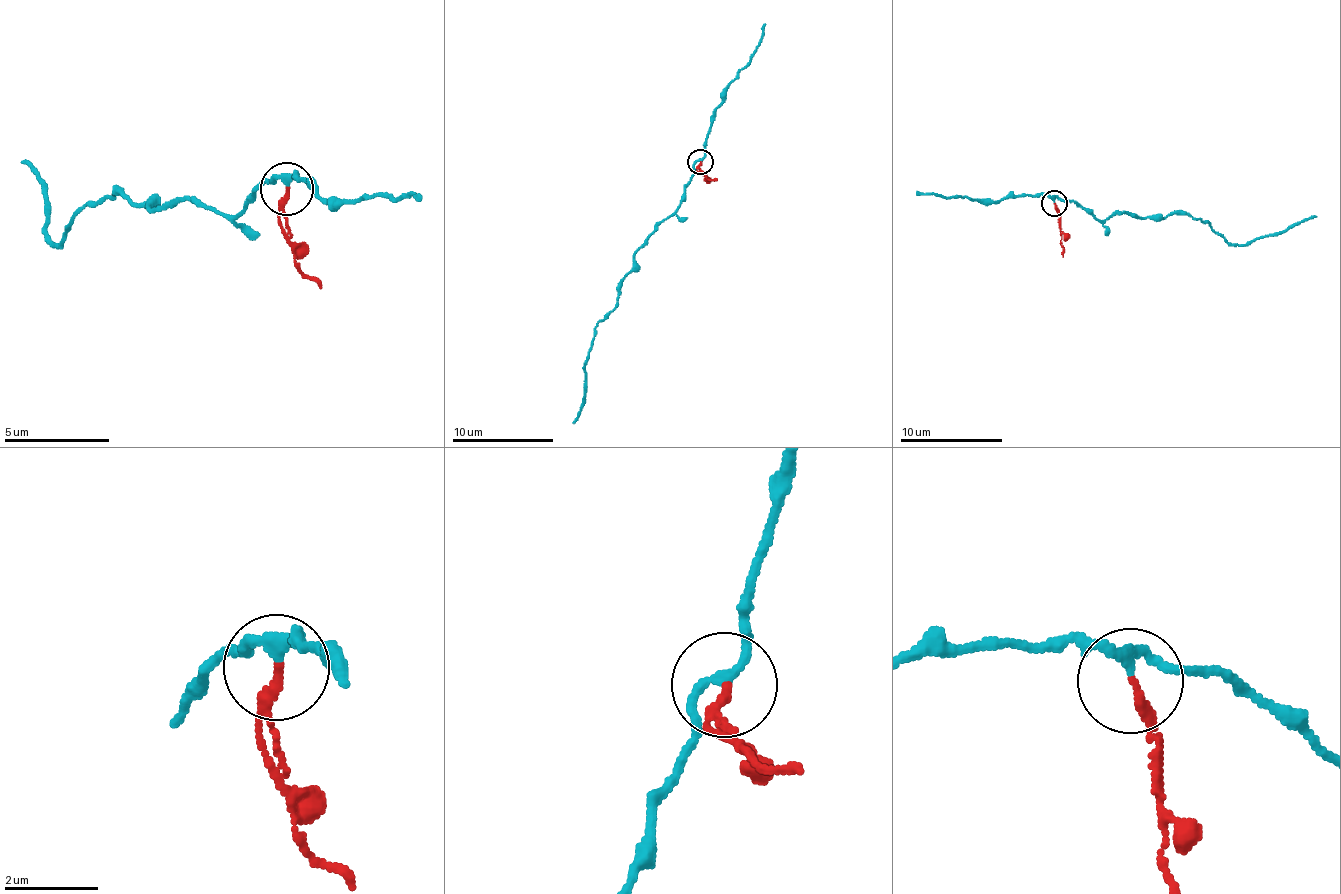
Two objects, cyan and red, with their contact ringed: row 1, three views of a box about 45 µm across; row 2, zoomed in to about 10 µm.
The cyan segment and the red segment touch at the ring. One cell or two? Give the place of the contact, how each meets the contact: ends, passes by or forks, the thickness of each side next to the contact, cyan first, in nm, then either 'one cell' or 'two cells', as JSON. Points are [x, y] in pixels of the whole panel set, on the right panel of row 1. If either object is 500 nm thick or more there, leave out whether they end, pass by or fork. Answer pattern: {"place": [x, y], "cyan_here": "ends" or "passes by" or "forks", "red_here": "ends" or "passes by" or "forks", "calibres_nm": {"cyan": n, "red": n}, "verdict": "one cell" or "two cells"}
{"place": [1054, 203], "cyan_here": "passes by", "red_here": "ends", "calibres_nm": {"cyan": 220, "red": 180}, "verdict": "two cells"}

